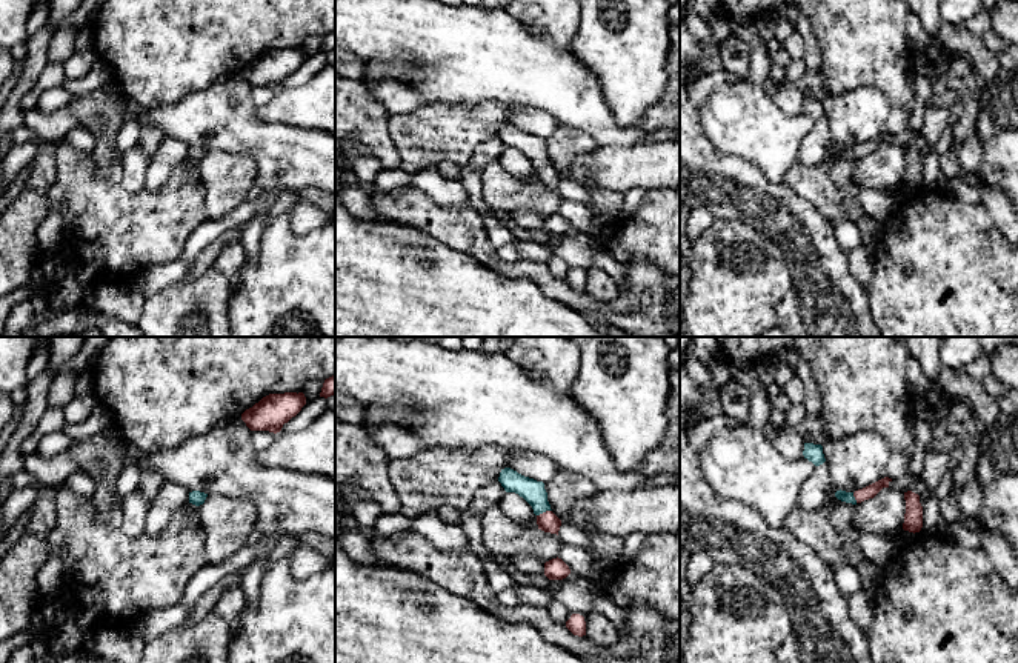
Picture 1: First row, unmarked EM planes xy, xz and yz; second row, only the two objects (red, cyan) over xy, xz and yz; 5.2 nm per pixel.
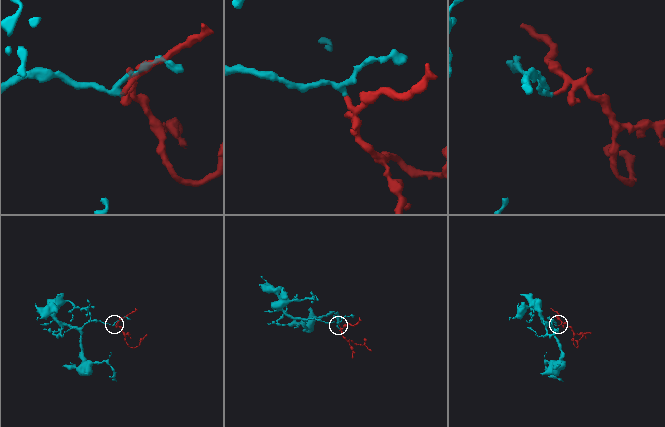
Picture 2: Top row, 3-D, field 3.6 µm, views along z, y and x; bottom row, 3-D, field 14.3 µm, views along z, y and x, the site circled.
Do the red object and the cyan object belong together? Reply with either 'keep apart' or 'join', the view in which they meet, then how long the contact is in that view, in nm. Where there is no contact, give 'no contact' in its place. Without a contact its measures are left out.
join; meets red in xz; contact 90 nm long

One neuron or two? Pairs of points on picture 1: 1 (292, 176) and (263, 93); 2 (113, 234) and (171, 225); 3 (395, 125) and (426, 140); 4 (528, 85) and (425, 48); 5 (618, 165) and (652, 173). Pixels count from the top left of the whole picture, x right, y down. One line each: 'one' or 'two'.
1: two
2: one
3: one
4: one
5: one

